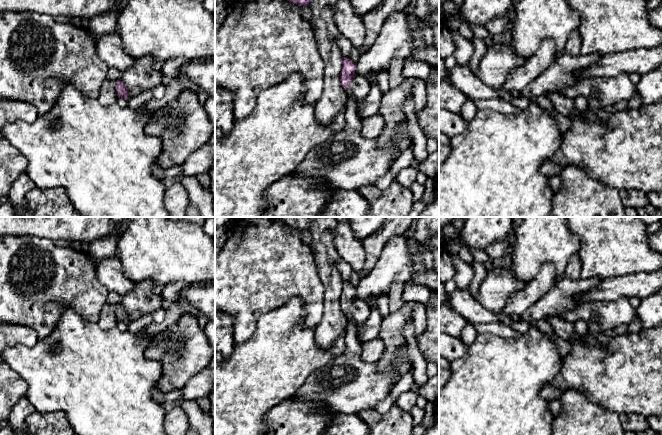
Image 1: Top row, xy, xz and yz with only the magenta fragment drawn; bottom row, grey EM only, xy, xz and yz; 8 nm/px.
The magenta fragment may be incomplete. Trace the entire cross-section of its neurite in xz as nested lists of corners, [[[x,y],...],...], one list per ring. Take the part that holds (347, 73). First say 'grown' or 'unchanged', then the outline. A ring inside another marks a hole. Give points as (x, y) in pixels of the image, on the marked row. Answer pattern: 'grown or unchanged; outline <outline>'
grown; outline [[[342,57],[342,69],[340,72],[340,82],[346,89],[349,96],[352,96],[357,104],[357,110],[361,108],[365,97],[368,95],[371,84],[365,77],[355,74],[356,64],[346,57]]]

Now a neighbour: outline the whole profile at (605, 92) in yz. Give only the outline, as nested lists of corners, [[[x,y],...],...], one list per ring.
[[[628,74],[613,77],[589,77],[559,92],[573,99],[583,96],[592,107],[612,107],[620,101],[630,100],[636,92]]]

